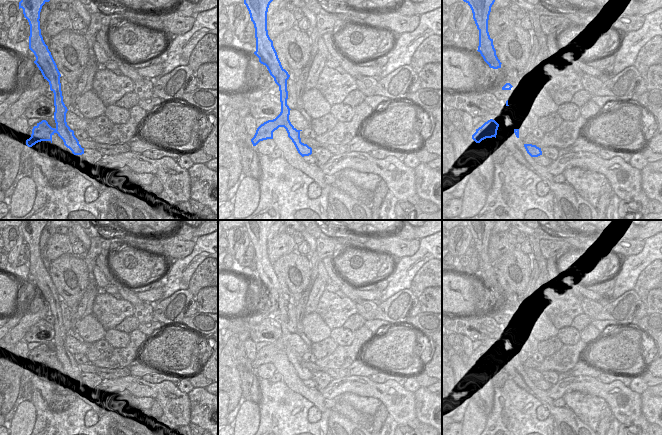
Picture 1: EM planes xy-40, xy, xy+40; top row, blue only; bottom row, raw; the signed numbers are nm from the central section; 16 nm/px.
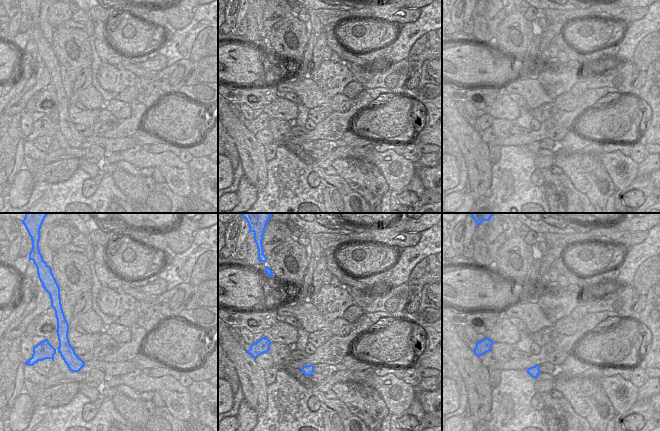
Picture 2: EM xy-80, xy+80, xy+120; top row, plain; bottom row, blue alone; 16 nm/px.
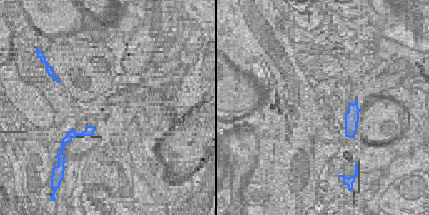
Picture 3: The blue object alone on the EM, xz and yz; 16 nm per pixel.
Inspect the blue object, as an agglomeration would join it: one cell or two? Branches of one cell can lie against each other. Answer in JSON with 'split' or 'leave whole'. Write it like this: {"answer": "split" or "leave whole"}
{"answer": "split"}

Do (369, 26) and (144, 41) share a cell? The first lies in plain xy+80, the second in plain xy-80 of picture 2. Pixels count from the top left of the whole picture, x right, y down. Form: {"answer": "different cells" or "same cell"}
{"answer": "same cell"}

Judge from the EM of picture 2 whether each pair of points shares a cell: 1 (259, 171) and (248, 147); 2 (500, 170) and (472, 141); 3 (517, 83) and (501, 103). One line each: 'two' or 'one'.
1: one
2: two
3: two

